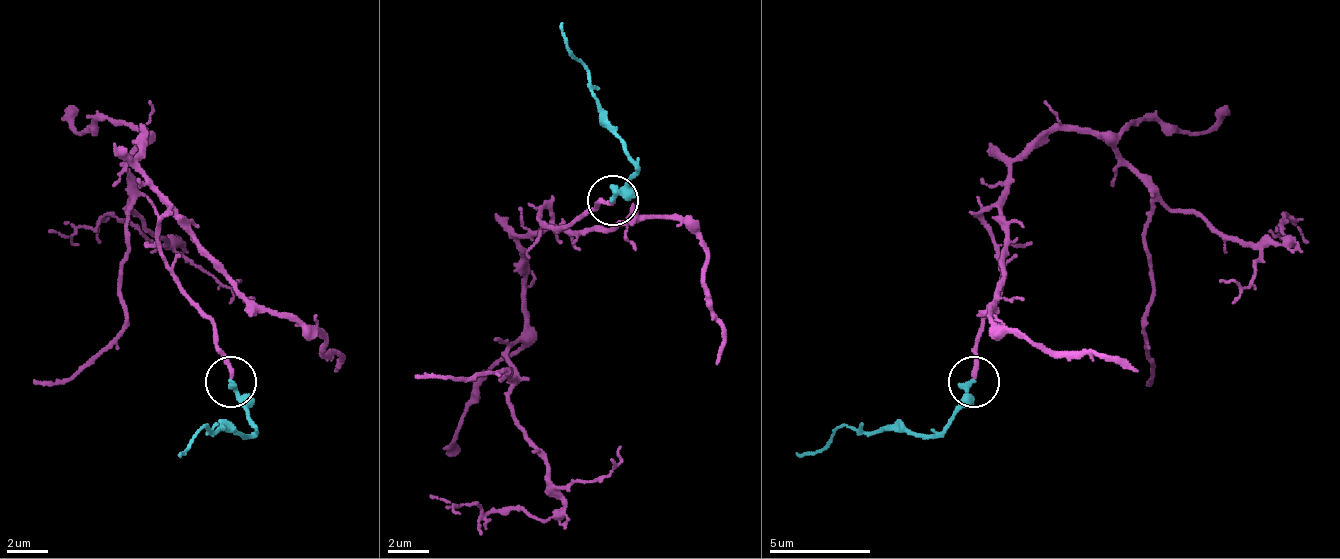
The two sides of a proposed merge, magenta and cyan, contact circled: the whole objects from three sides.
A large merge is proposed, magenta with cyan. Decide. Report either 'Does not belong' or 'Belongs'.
Belongs

